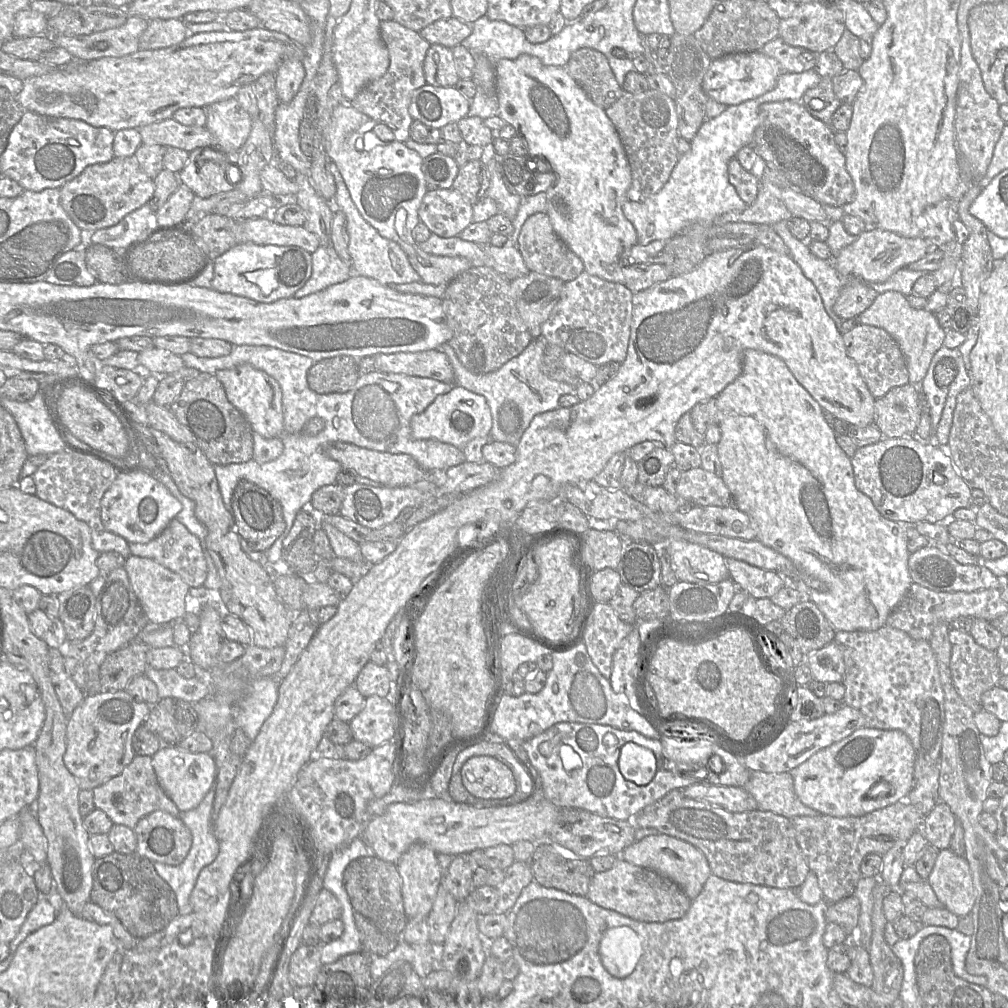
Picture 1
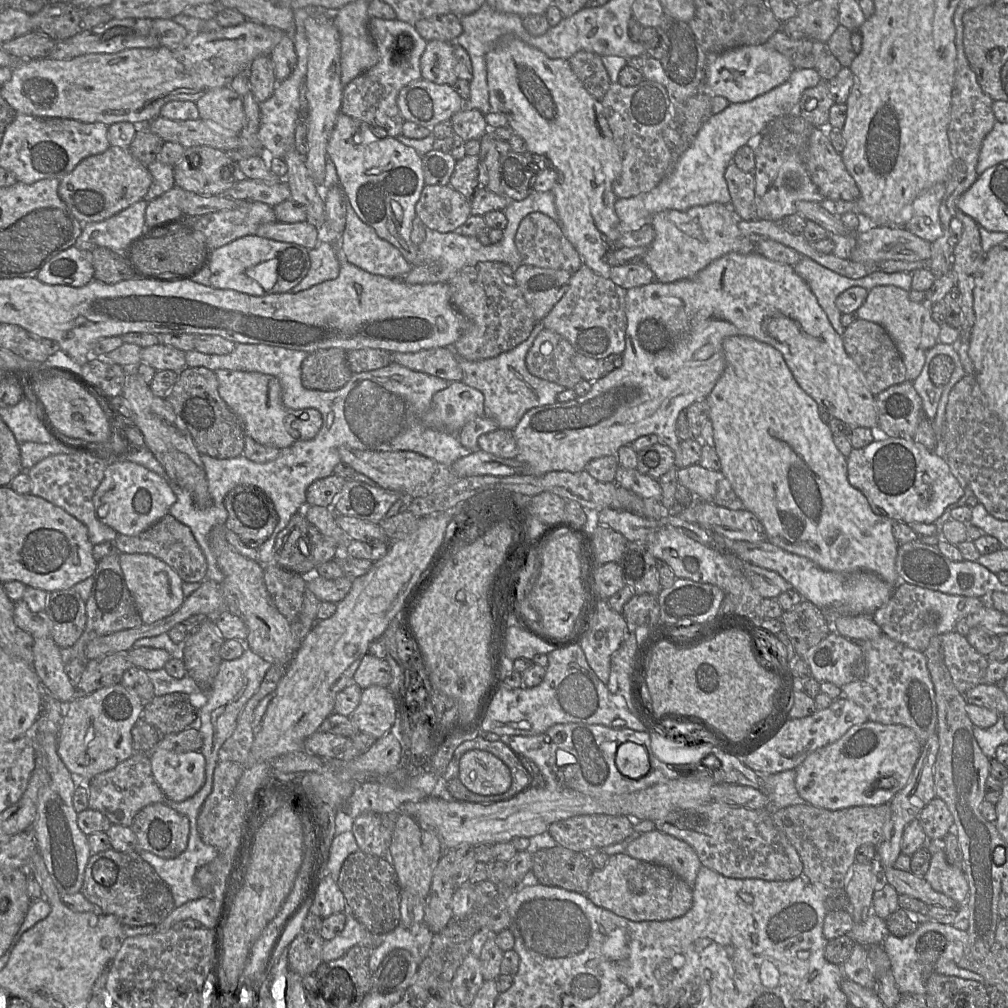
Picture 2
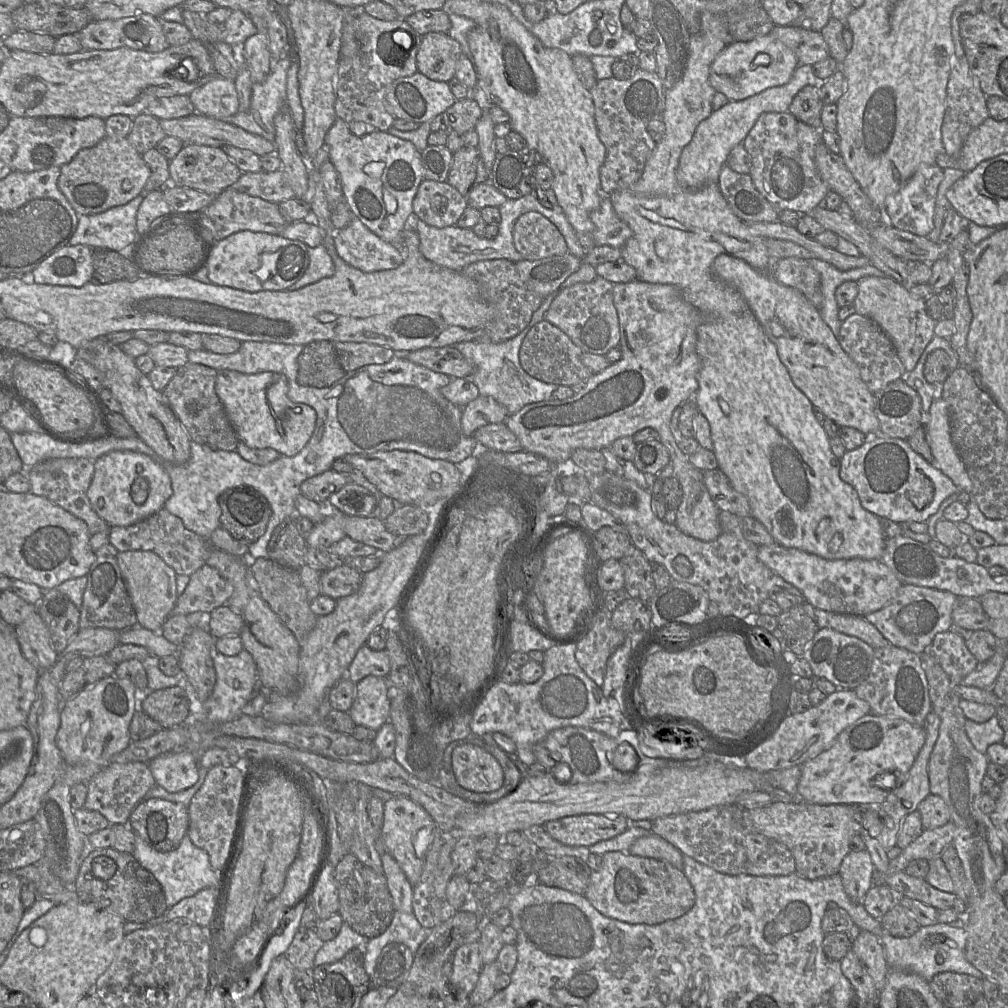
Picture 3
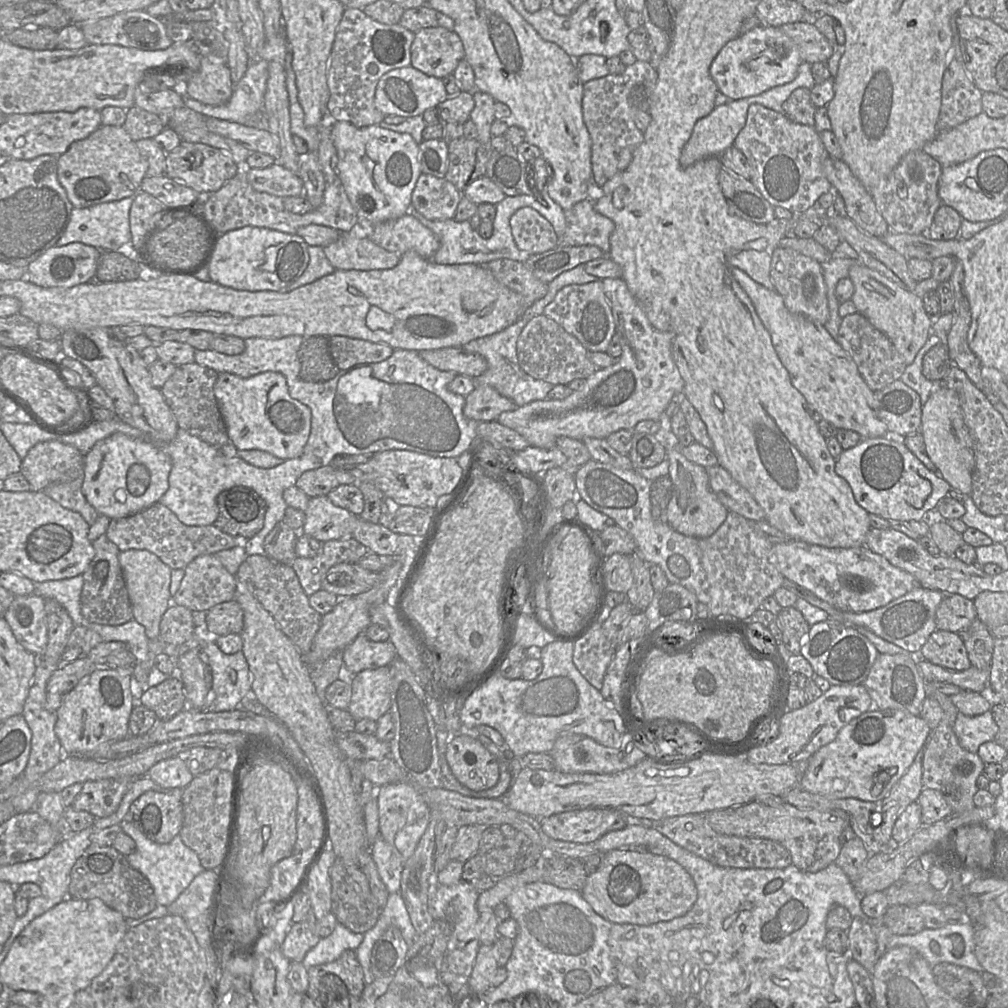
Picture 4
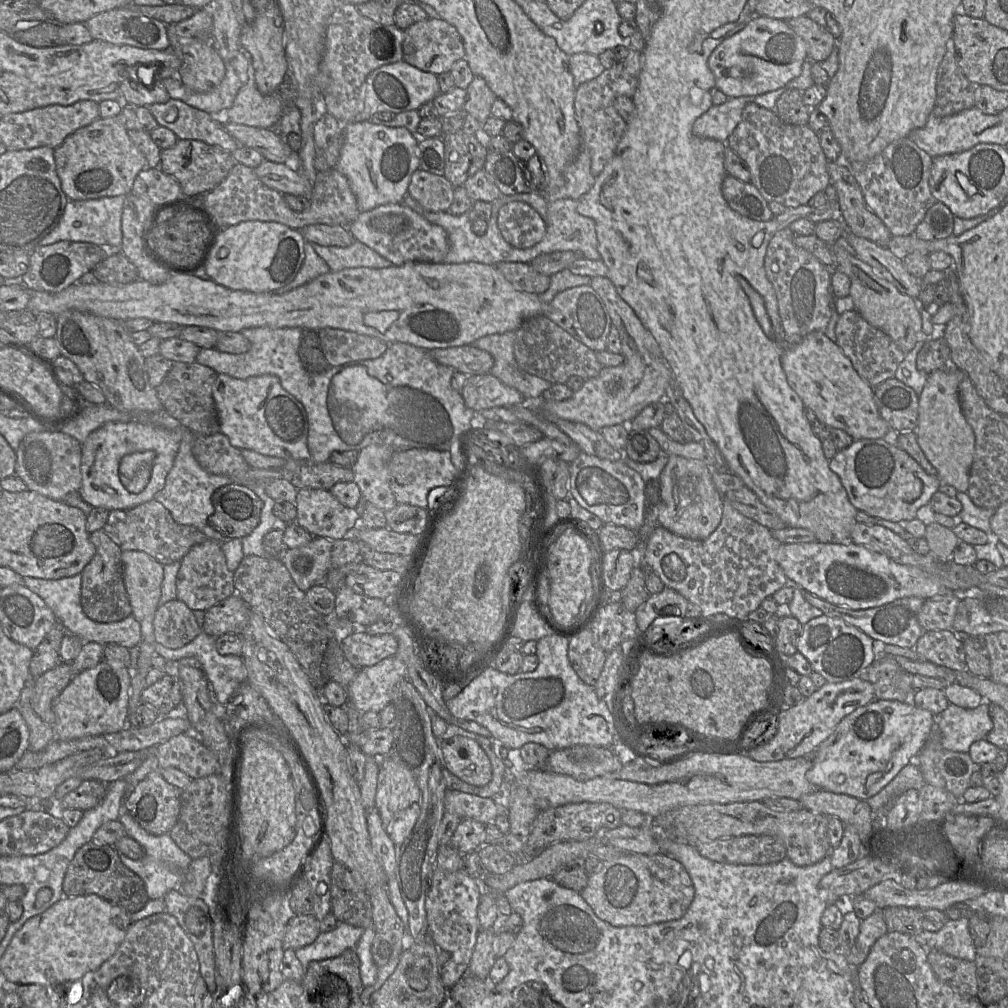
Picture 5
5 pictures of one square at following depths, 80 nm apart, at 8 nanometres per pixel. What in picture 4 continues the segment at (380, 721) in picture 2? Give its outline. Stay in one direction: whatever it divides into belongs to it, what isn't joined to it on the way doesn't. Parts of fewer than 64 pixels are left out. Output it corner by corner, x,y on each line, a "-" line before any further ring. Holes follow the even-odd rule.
383,666
368,669
352,677
352,694
348,711
355,719
378,721
389,712
391,702
391,669

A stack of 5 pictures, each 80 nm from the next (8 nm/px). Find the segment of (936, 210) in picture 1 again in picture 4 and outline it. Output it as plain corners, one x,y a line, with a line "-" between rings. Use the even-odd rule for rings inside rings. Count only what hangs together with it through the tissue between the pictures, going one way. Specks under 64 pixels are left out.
922,150
911,151
901,159
893,171
877,187
869,192
877,210
886,221
889,232
924,235
933,222
936,210
942,204
937,192
941,172
942,166
931,156

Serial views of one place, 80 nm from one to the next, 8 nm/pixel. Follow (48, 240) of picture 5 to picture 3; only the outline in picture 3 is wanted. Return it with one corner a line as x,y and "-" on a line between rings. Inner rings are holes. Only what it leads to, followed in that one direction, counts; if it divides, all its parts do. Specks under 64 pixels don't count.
143,190
124,205
112,207
99,214
78,215
78,225
69,245
82,244
91,249
125,252
139,235
136,215
145,195

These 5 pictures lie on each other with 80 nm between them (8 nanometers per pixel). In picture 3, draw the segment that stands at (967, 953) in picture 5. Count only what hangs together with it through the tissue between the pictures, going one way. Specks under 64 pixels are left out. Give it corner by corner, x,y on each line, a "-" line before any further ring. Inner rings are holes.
937,923
931,926
920,927
914,935
908,938
893,937
883,929
883,935
879,939
889,969
914,973
928,982
936,974
941,972
966,974
981,980
985,977
965,957
967,931
964,928
956,928
949,924
-
933,934
941,935
945,939
945,942
932,942
930,936

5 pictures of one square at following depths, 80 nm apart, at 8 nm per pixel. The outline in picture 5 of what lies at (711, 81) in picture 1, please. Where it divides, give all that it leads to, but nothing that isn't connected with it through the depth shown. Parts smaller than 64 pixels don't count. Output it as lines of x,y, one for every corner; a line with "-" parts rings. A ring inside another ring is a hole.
756,15
746,27
724,40
710,55
708,65
714,75
716,87
728,98
757,96
774,91
786,85
801,74
803,62
807,59
807,46
786,21

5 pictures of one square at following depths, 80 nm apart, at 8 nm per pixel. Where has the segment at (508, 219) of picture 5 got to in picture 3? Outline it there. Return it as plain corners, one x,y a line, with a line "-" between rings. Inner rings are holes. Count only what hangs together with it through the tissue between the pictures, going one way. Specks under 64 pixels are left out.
529,211
516,220
513,243
524,260
540,260
569,252
559,229
544,215

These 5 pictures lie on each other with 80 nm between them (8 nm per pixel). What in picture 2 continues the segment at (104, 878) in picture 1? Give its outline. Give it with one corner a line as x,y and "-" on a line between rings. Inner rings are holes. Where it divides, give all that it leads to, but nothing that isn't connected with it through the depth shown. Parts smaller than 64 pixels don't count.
111,848
92,854
85,869
80,893
98,906
103,914
116,916
123,926
158,924
175,909
170,889
138,851
118,852

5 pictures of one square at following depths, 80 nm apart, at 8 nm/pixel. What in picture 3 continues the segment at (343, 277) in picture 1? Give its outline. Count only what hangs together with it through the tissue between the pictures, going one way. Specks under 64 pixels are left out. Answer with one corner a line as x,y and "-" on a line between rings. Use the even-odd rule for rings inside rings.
323,243
314,248
307,246
307,251
309,254
309,265
304,275
286,290
282,291
298,290
334,275
335,265
333,259

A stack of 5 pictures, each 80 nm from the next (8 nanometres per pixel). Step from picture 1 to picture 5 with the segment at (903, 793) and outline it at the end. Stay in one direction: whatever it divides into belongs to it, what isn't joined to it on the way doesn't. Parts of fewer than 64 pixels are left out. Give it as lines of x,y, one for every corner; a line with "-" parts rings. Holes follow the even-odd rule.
874,700
844,717
834,732
815,750
806,779
817,787
836,794
867,800
879,793
910,762
914,762
926,743
936,717
928,710
895,700

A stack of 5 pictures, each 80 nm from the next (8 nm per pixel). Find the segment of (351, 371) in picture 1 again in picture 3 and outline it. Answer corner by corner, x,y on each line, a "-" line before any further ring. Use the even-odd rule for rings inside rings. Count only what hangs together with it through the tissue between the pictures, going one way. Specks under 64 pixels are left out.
319,340
303,345
299,353
299,381
302,384
327,388
343,378
346,371
339,363
334,343

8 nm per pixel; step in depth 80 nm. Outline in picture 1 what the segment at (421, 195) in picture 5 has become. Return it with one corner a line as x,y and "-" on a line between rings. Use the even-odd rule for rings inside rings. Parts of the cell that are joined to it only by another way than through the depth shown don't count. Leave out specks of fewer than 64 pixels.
428,190
418,210
419,219
442,237
458,236
473,222
472,205
456,190

